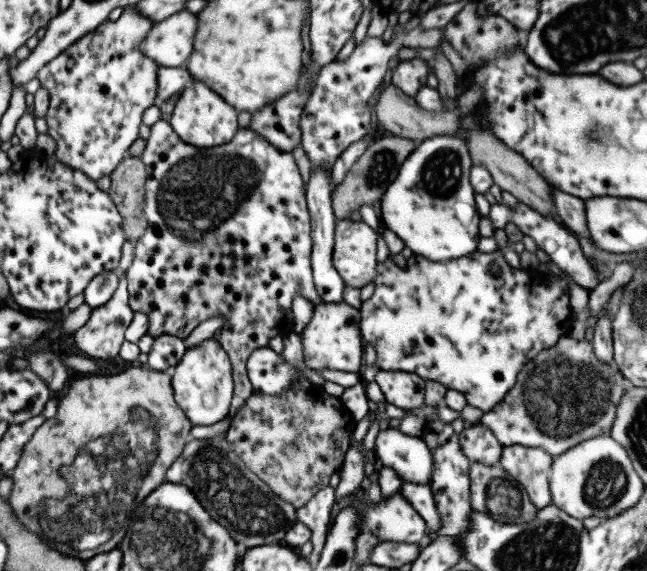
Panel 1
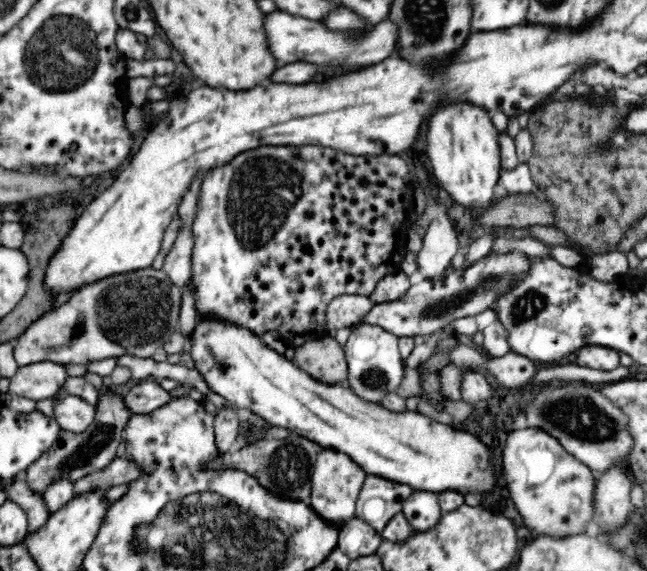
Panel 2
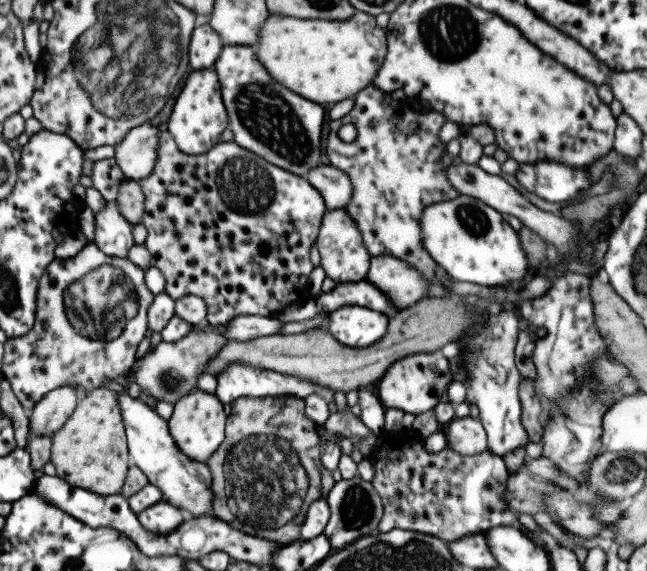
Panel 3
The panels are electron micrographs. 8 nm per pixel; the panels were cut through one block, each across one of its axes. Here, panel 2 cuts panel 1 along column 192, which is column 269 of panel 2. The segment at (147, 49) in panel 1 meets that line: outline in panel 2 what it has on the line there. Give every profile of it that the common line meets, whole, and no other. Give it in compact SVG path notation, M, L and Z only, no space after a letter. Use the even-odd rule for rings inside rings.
M280 10L266 15L266 37L270 44L272 54L276 56L278 62L282 65L307 62L318 65L320 68L336 70L340 68L342 72L348 72L354 68L360 69L362 66L370 66L370 64L378 64L384 59L390 57L398 57L398 38L400 38L400 28L388 18L376 25L368 25L364 31L336 31L336 28L328 28L324 22L309 20L300 16L294 16Z

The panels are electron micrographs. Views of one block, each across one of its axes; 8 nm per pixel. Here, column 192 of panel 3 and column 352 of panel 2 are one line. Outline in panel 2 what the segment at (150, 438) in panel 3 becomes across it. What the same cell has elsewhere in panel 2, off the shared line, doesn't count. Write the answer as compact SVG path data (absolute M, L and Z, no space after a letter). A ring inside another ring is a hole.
M322 449L313 470L309 506L327 526L341 528L355 517L356 502L367 475L348 455L334 449Z

